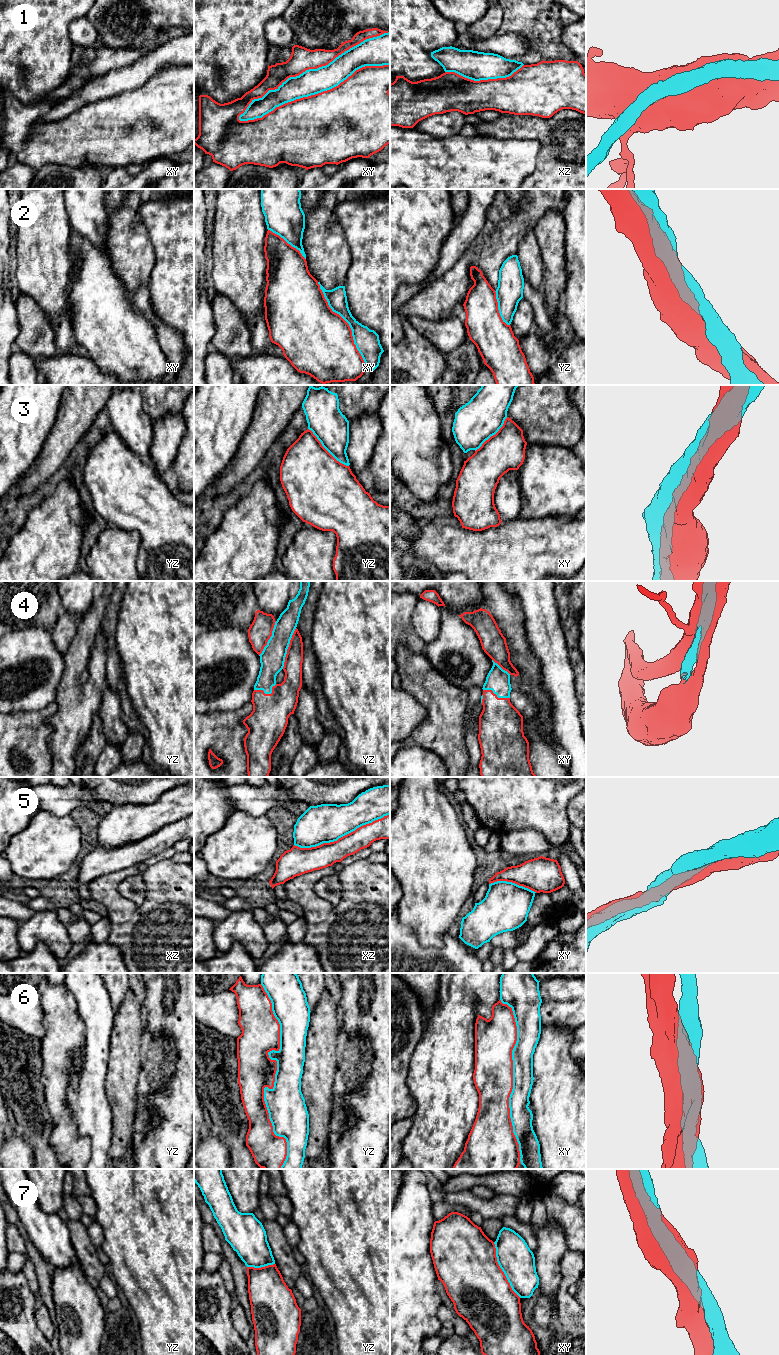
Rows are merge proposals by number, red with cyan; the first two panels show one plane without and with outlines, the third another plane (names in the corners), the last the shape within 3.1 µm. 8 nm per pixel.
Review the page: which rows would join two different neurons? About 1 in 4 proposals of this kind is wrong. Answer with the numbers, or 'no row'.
1, 6

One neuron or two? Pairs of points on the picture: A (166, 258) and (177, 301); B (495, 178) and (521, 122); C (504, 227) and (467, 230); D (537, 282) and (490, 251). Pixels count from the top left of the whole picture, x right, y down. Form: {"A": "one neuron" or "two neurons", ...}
{"A": "one neuron", "B": "two neurons", "C": "two neurons", "D": "two neurons"}

